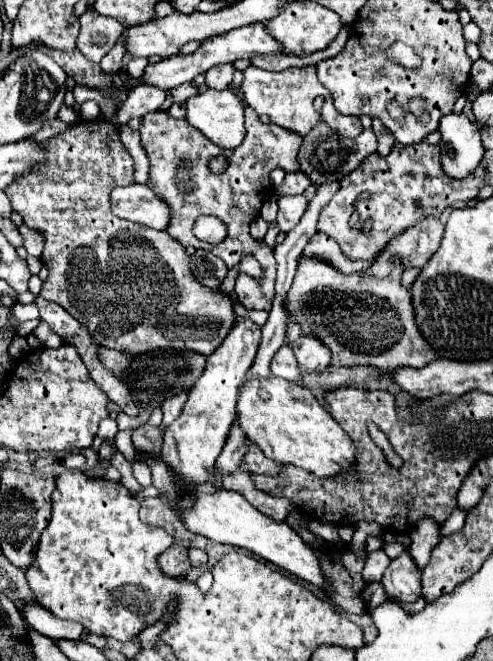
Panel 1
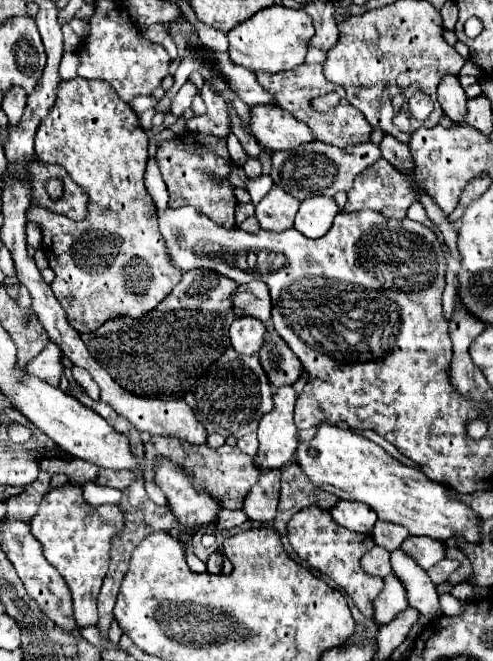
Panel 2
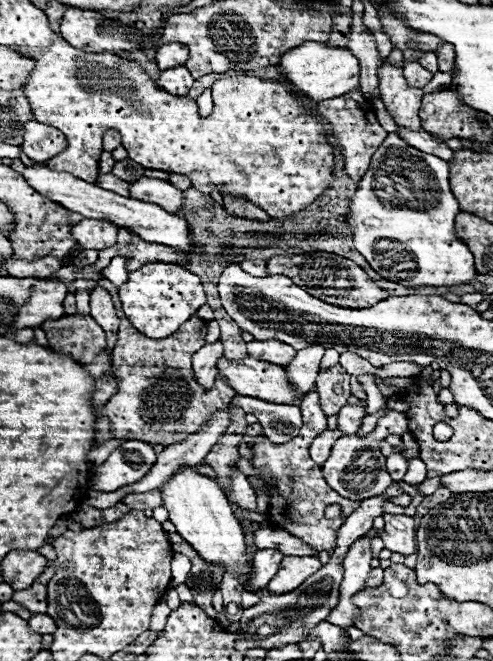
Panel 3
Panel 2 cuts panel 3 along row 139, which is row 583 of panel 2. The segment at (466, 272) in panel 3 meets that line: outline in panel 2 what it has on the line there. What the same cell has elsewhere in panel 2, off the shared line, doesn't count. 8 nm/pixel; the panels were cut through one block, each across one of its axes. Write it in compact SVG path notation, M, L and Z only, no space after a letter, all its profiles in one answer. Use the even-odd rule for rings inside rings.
M394 574L386 576L384 582L386 582L384 590L374 600L374 610L376 610L374 620L376 620L376 624L388 624L398 612L408 608L406 592L404 592L402 582Z

